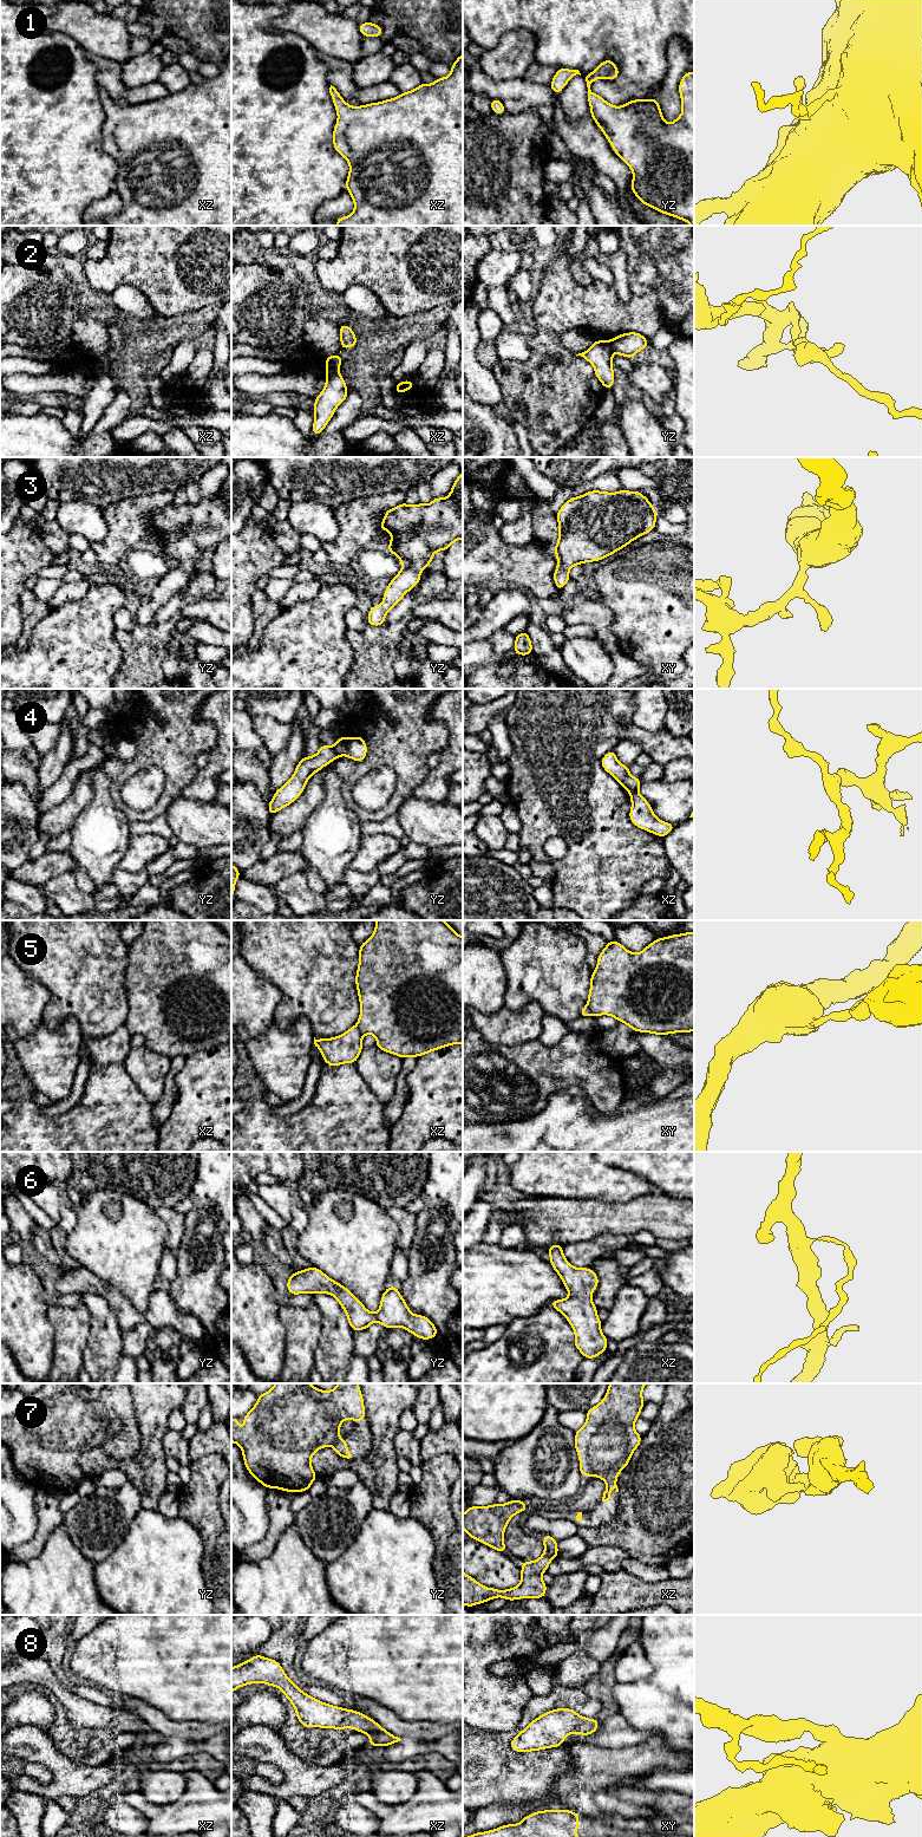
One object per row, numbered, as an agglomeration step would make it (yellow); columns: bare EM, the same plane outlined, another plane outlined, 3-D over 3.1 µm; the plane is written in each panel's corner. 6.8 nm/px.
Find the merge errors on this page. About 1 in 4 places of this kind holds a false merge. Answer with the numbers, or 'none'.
2, 4, 5

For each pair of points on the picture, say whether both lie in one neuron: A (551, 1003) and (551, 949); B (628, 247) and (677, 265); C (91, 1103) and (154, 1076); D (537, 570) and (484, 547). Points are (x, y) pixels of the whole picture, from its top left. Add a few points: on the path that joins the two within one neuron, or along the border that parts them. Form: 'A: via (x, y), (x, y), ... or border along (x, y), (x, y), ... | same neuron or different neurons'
A: via (551, 990), (548, 987), (548, 964), (550, 962) | same neuron
B: via (640, 247), (659, 247), (665, 253) | same neuron
C: border along (123, 1063), (131, 1079), (155, 1105) | different neurons
D: via (524, 567), (497, 560) | same neuron

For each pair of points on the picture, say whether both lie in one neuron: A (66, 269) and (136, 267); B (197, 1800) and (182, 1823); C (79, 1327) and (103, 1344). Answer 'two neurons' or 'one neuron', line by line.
A: two neurons
B: one neuron
C: two neurons

